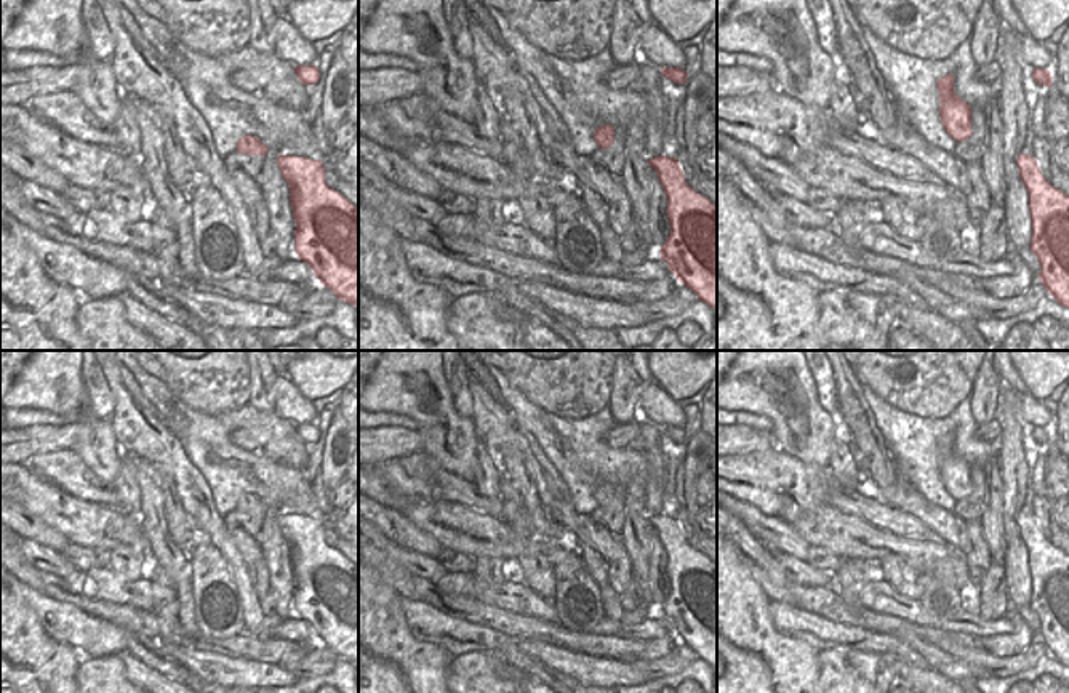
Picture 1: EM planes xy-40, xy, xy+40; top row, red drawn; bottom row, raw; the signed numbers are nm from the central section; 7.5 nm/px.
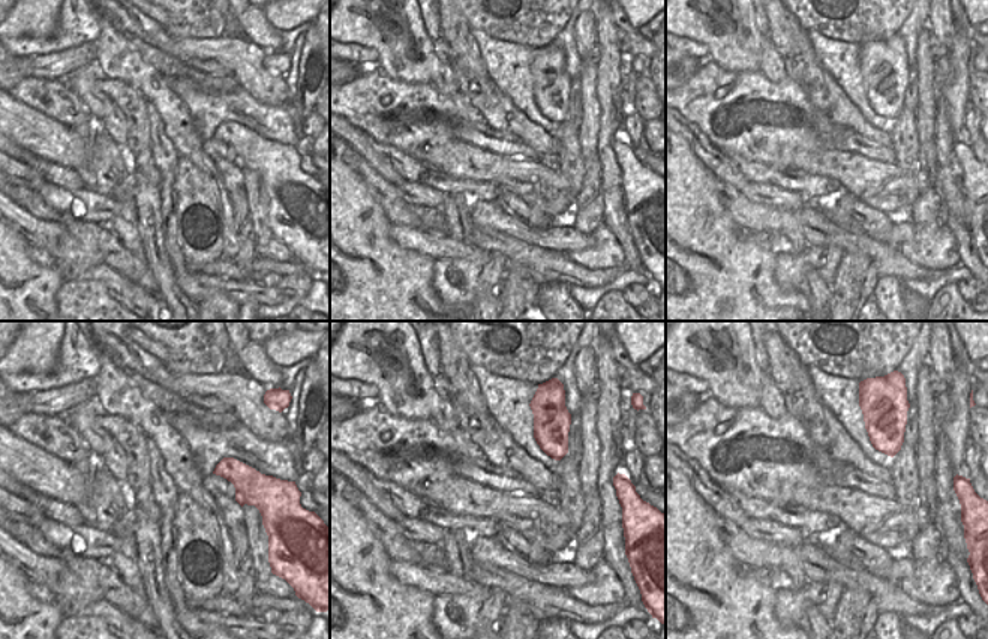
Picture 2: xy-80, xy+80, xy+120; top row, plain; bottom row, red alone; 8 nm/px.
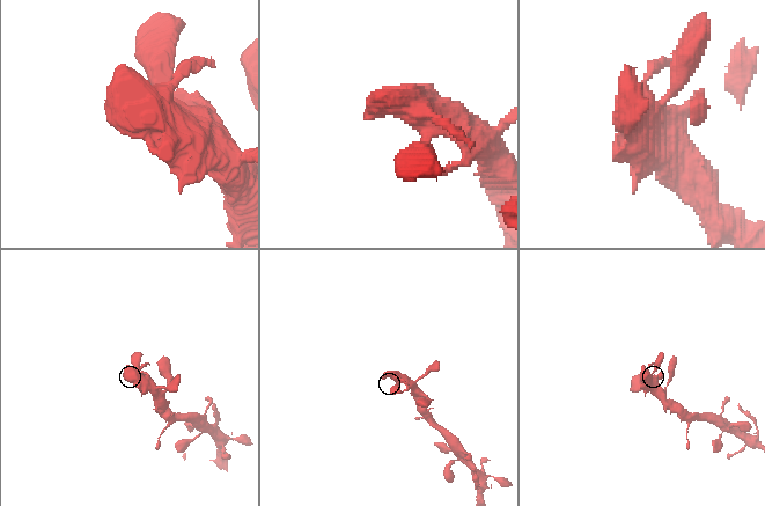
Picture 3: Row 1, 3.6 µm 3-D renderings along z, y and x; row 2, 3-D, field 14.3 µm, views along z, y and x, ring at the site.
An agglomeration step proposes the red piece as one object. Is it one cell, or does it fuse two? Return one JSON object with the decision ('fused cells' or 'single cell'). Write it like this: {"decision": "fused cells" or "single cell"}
{"decision": "single cell"}

